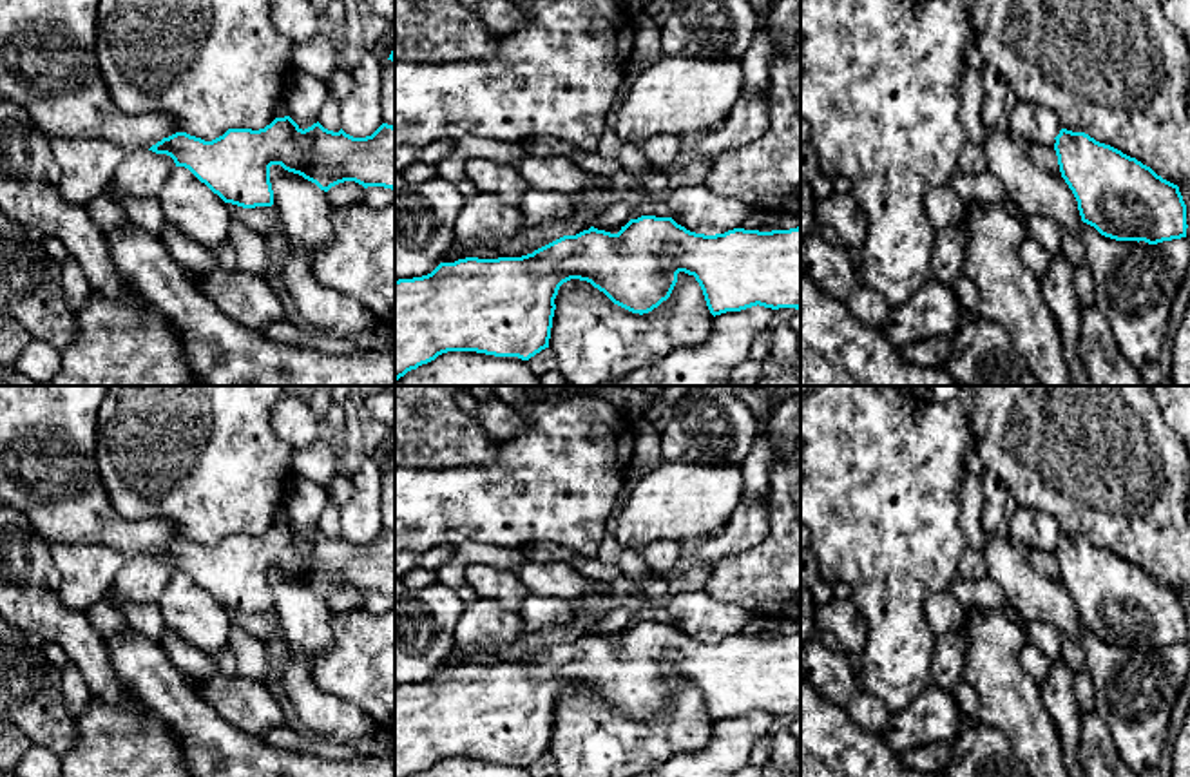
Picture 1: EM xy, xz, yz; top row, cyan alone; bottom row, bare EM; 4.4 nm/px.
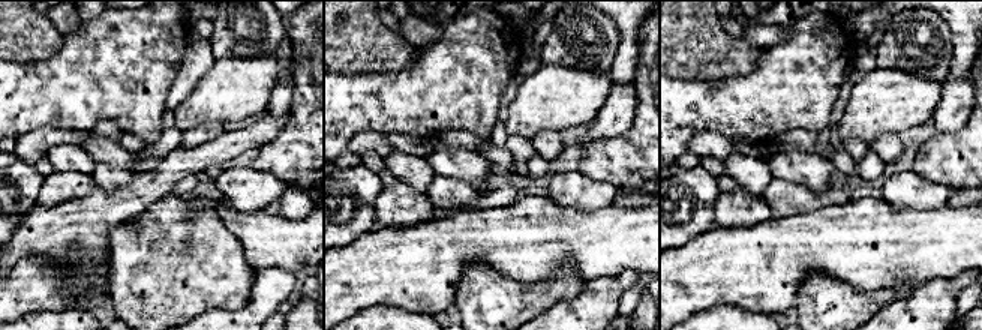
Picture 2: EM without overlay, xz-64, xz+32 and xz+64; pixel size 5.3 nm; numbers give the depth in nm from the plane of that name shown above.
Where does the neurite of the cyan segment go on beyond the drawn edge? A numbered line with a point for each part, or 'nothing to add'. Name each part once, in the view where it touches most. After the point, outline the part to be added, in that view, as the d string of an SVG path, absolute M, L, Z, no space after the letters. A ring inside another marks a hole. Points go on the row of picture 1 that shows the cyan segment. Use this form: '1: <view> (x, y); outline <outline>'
nothing to add

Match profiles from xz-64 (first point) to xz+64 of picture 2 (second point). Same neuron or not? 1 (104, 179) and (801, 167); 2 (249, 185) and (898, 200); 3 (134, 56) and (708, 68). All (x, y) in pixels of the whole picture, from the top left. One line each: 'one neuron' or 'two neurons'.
1: two neurons
2: one neuron
3: two neurons

